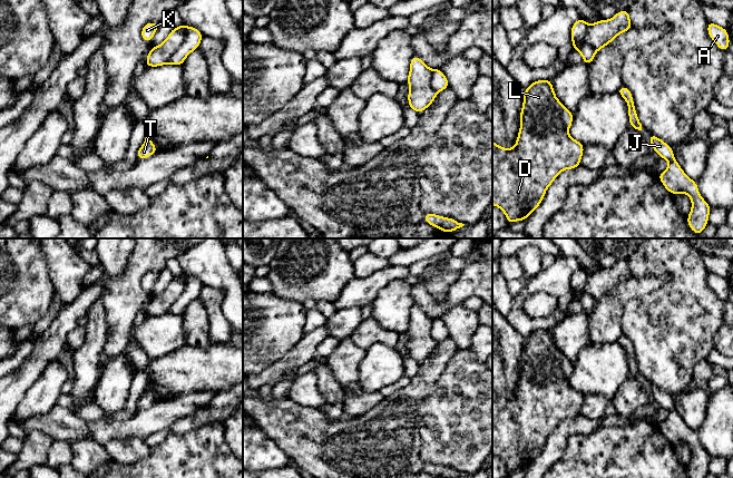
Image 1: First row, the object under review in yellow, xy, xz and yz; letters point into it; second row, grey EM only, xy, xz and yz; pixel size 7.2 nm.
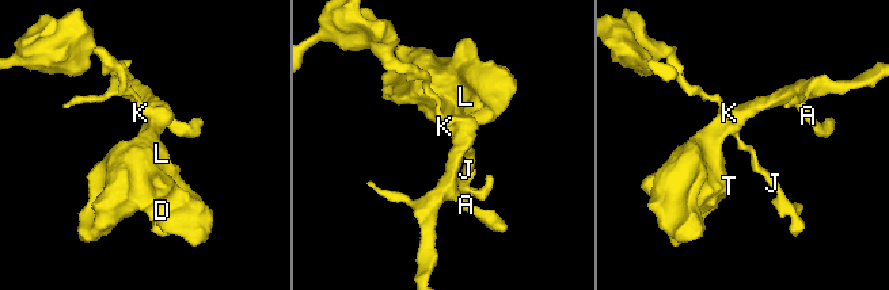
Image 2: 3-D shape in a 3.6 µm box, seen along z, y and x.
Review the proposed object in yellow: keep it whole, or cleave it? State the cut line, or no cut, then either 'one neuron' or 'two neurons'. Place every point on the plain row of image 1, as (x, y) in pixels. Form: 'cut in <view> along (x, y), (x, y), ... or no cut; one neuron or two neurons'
cut in xy along (181, 275), (184, 282), (184, 291), (167, 312); two neurons

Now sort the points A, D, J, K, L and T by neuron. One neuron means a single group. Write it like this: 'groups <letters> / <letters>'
groups A D L T / J K

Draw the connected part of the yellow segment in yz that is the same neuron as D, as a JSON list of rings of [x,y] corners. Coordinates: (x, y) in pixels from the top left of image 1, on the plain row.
[[[550,329],[537,330],[525,339],[515,397],[504,398],[492,390],[492,455],[506,464],[508,475],[526,470],[541,453],[555,428],[563,420],[580,414],[584,394],[568,383],[573,367],[555,345]]]

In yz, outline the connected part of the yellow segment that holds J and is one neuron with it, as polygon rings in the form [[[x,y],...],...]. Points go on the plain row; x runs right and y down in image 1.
[[[655,384],[647,388],[654,401],[670,412],[668,417],[657,425],[664,437],[673,445],[678,442],[687,443],[692,450],[692,458],[686,467],[690,478],[705,478],[708,474],[711,456],[700,445],[696,431],[691,429],[681,418],[674,407],[673,398],[668,393]]]

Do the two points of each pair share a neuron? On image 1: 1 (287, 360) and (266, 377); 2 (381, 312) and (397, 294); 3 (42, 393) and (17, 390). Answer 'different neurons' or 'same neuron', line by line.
1: same neuron
2: same neuron
3: different neurons

